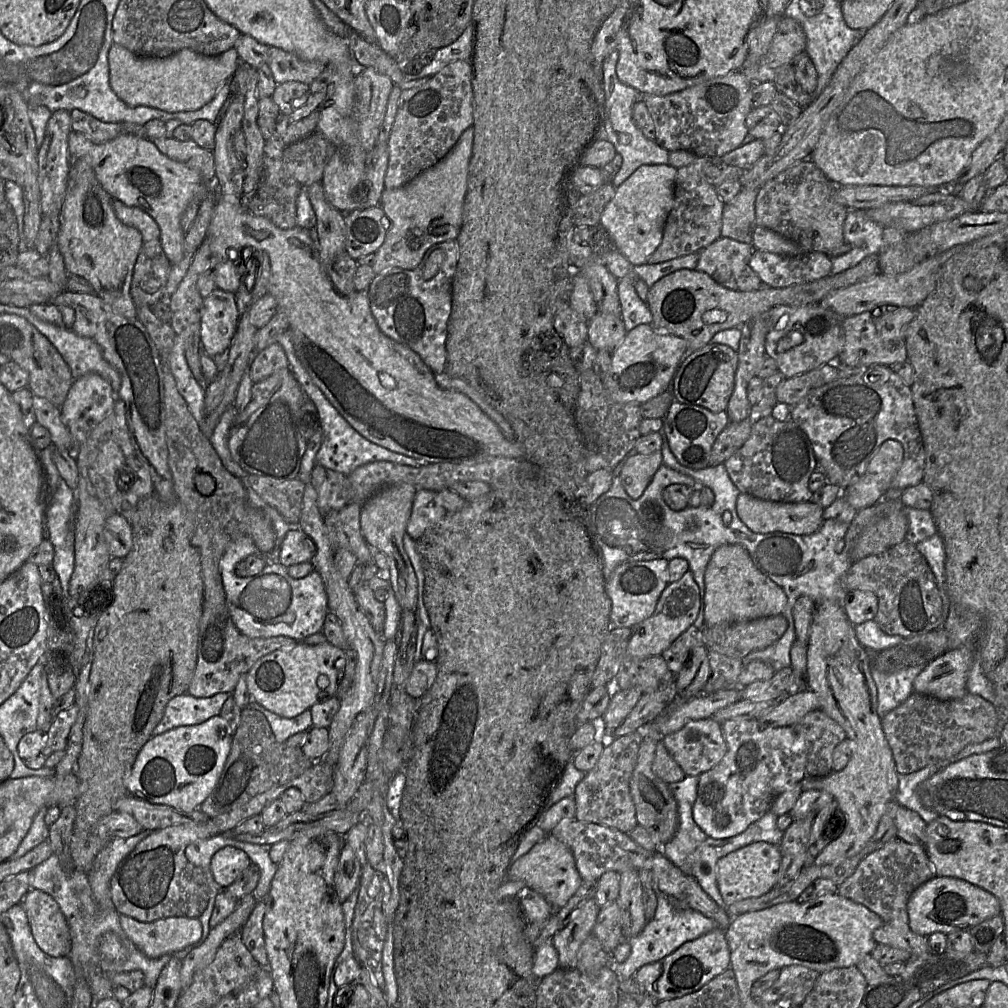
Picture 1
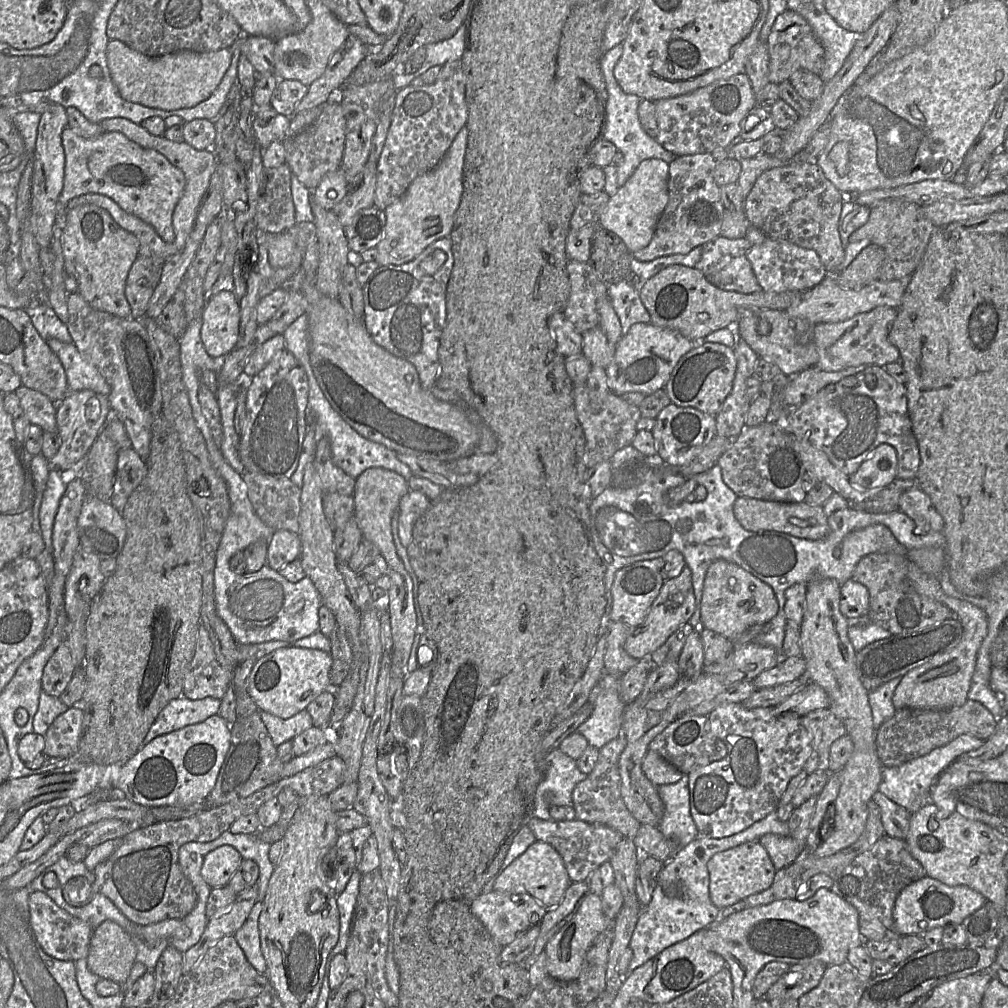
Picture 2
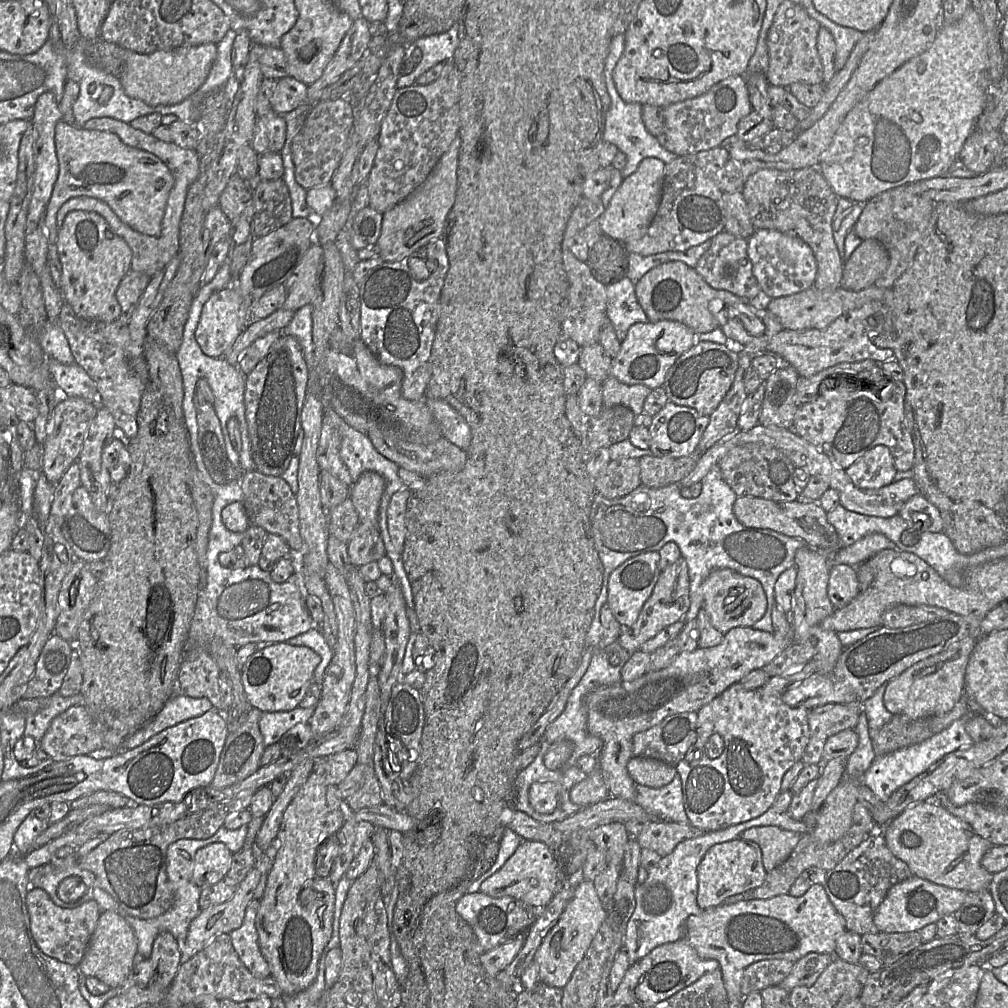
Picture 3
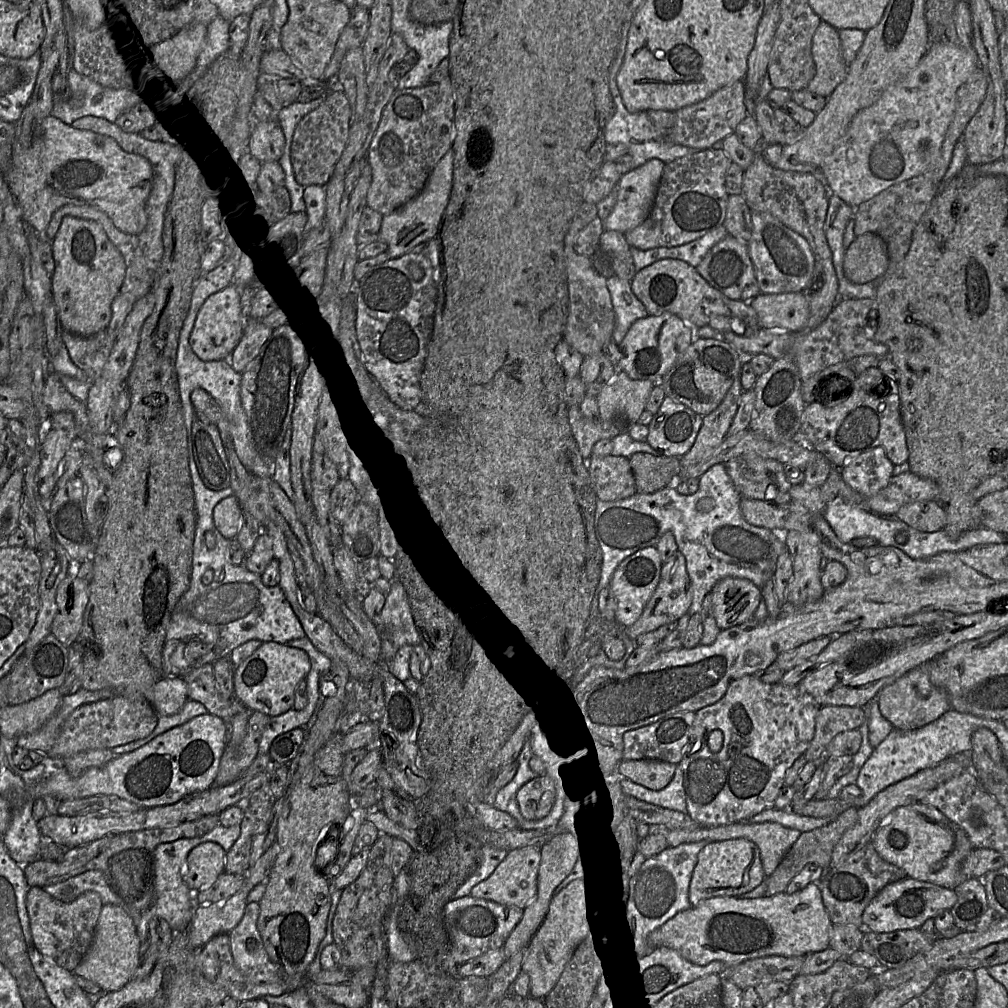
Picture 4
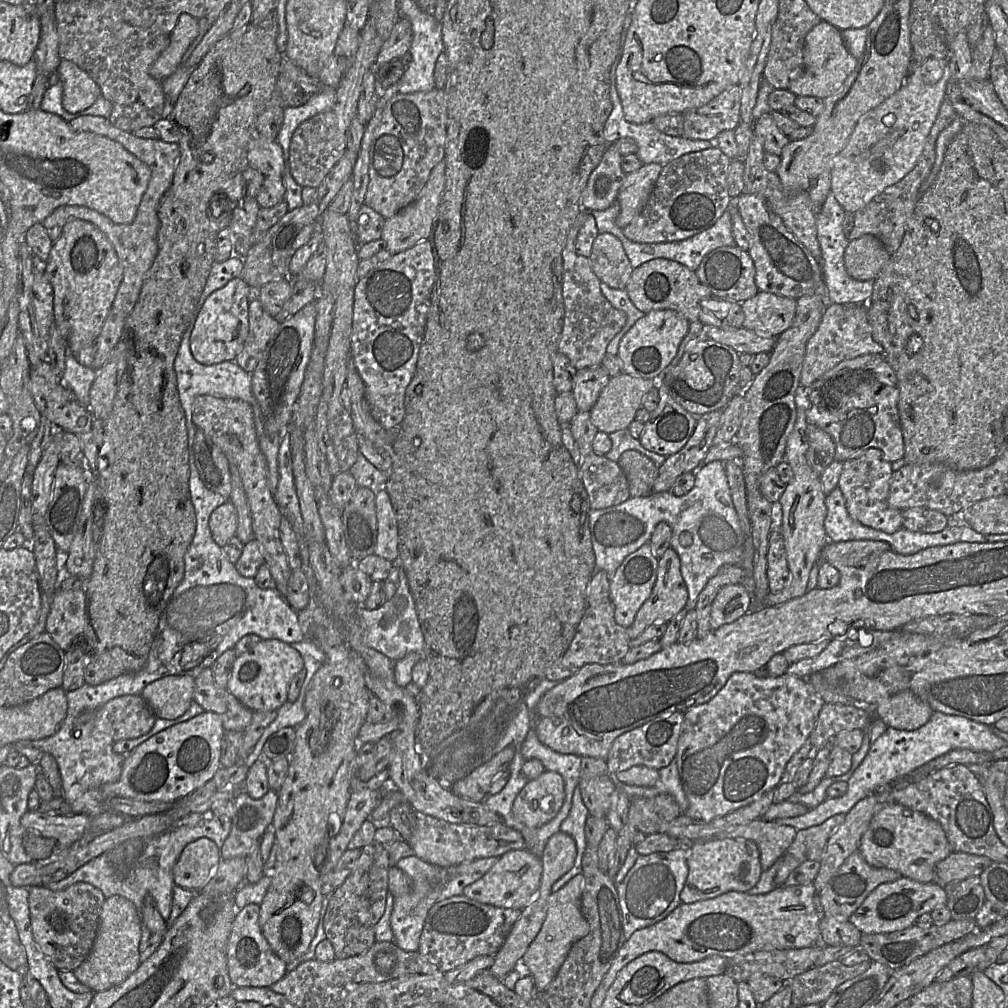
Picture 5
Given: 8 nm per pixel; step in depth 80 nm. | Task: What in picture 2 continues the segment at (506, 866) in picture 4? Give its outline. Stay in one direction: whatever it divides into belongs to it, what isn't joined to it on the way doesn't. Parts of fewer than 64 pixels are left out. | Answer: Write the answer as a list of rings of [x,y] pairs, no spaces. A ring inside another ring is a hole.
[[[537,840],[495,877],[493,890],[527,893],[547,909],[552,909],[560,904],[570,884],[571,880],[561,855],[549,843]]]

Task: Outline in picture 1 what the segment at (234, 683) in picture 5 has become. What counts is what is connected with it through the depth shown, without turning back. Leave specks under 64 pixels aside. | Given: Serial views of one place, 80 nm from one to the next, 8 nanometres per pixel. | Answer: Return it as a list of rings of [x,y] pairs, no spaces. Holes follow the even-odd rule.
[[[302,641],[293,647],[275,650],[260,659],[251,667],[246,677],[249,694],[261,706],[284,718],[293,718],[309,710],[314,704],[336,696],[338,684],[344,678],[346,664],[345,650],[328,641],[309,645]]]

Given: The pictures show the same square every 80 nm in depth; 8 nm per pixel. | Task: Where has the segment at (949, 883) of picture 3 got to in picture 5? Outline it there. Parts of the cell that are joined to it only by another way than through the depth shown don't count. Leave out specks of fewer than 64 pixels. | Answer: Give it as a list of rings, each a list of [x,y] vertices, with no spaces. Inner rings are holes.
[[[888,804],[873,816],[858,851],[874,867],[888,868],[922,883],[931,883],[936,864],[953,851],[943,827],[927,815],[899,804]]]

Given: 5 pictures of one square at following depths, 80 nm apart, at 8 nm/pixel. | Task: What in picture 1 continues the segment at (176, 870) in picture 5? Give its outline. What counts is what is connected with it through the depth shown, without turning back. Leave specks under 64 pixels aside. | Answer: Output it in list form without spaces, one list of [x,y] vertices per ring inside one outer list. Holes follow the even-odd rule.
[[[224,847],[211,858],[210,870],[215,882],[222,888],[227,888],[251,864],[246,853],[234,848]]]

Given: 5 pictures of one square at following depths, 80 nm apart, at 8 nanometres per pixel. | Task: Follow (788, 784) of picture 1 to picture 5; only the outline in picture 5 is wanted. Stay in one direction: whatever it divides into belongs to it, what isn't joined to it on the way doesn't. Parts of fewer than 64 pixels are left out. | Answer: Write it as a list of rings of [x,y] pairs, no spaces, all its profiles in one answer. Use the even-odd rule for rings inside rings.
[[[754,672],[732,673],[712,699],[683,712],[676,766],[689,805],[681,814],[708,822],[773,791],[781,783],[788,761],[809,739],[823,705],[824,700],[807,679],[787,673],[778,677],[762,677]]]

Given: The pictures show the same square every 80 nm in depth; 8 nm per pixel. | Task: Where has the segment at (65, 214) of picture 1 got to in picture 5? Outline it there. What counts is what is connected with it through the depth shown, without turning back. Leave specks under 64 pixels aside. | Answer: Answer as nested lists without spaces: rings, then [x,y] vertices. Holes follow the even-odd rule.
[[[83,220],[68,221],[60,237],[53,242],[43,271],[53,288],[54,324],[66,341],[68,351],[78,351],[93,345],[109,315],[117,290],[122,281],[123,268],[106,236],[93,224]]]

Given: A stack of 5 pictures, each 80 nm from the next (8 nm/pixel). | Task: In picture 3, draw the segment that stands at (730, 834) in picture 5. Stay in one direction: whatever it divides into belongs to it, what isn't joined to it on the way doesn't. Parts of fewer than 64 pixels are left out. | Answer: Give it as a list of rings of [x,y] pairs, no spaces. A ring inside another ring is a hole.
[[[651,820],[644,824],[641,833],[636,837],[641,848],[653,850],[664,857],[682,841],[703,834],[690,824],[679,824],[661,820]],[[777,826],[752,827],[745,830],[739,839],[757,843],[762,852],[766,872],[781,865],[799,842],[801,834]]]

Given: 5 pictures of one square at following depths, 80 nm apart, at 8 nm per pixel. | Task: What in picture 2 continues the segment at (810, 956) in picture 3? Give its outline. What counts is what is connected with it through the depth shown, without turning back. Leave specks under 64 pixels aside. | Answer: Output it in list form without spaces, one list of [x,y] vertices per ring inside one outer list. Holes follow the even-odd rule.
[[[821,962],[790,965],[789,969],[774,983],[764,996],[768,1001],[798,999],[816,987],[827,966]]]

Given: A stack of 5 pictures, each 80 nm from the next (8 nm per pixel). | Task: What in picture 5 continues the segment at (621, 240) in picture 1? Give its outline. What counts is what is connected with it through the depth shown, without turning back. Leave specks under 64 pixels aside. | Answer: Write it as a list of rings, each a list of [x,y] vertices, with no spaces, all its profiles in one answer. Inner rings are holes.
[[[650,163],[643,165],[633,173],[626,174],[618,194],[621,211],[616,223],[620,228],[624,229],[642,210],[661,173],[662,167],[661,164]]]

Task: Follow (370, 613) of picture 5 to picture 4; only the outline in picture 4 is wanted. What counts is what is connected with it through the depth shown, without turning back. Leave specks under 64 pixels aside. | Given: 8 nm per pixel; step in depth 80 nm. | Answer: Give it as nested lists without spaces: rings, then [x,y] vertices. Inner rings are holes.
[[[400,580],[391,582],[391,591],[379,616],[373,619],[379,634],[386,634],[395,647],[415,646],[422,643],[415,624],[407,592]]]

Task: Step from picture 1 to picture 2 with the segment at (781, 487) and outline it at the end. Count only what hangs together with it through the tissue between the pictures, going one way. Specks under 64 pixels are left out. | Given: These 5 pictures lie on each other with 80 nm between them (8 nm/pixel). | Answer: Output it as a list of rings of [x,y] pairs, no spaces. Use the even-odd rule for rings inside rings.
[[[765,420],[757,426],[745,427],[745,429],[732,440],[730,447],[720,456],[717,465],[721,468],[723,481],[737,497],[791,503],[805,501],[806,492],[802,487],[802,478],[806,469],[796,449],[794,436],[787,426],[778,425],[775,422]]]

